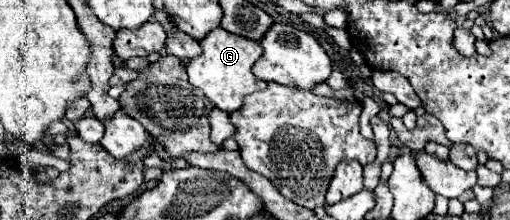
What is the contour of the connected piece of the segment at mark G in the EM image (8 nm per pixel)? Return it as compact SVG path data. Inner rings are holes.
M214 28L202 42L202 54L188 64L188 80L196 88L200 88L208 100L224 112L234 112L242 106L244 98L250 92L264 90L268 84L266 80L258 80L252 72L254 62L262 56L262 46L256 40L246 40L244 36L234 36L224 28Z

